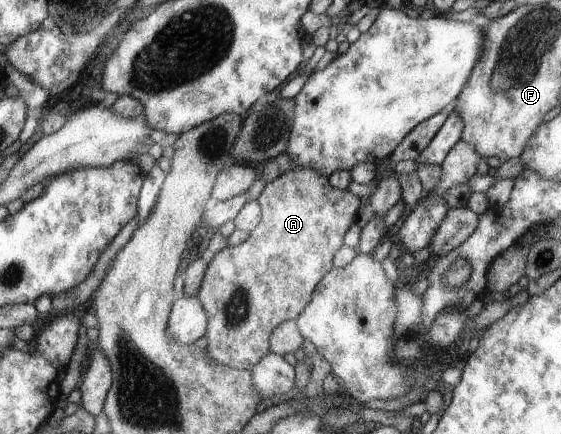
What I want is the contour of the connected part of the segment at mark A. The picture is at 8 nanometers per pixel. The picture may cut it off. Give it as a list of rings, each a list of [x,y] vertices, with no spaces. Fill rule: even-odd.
[[[310,167],[286,170],[267,183],[260,193],[257,200],[262,217],[250,232],[250,237],[244,243],[207,256],[208,267],[196,297],[206,310],[206,317],[209,317],[205,333],[208,340],[206,353],[214,365],[251,371],[254,365],[269,355],[272,331],[280,323],[295,320],[305,311],[317,285],[334,267],[332,257],[344,245],[344,233],[356,221],[360,199],[347,189],[335,188],[328,179]]]

